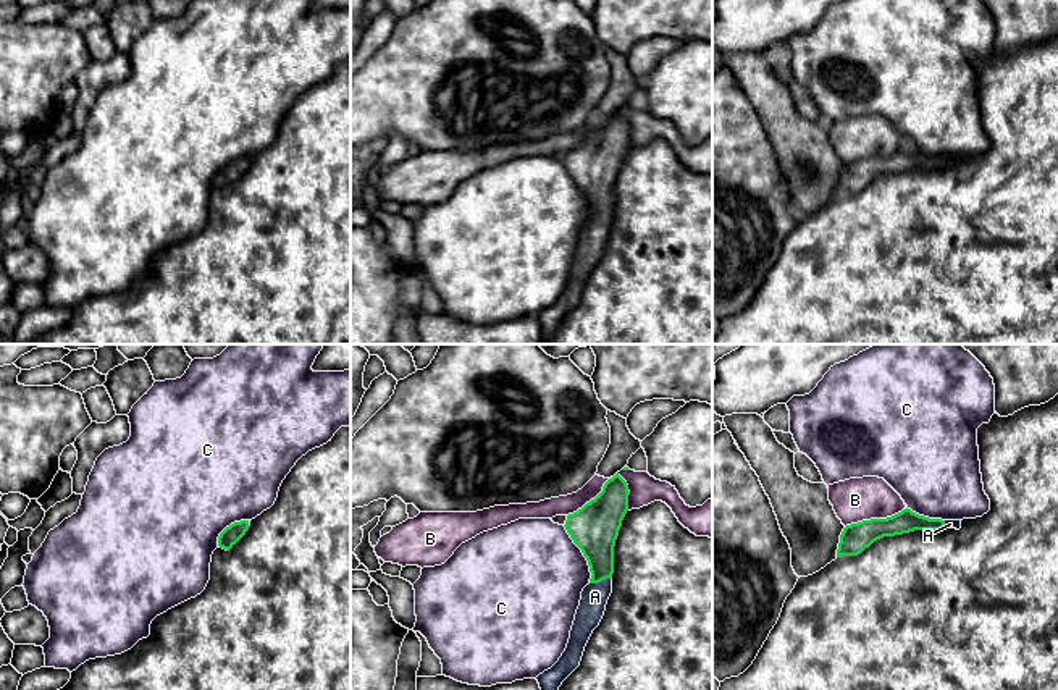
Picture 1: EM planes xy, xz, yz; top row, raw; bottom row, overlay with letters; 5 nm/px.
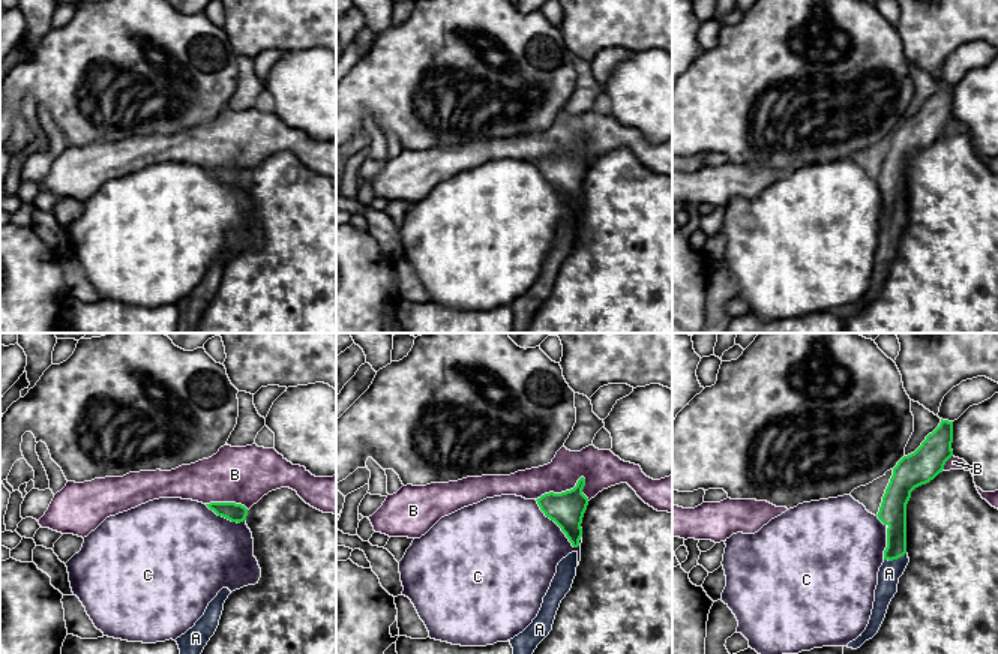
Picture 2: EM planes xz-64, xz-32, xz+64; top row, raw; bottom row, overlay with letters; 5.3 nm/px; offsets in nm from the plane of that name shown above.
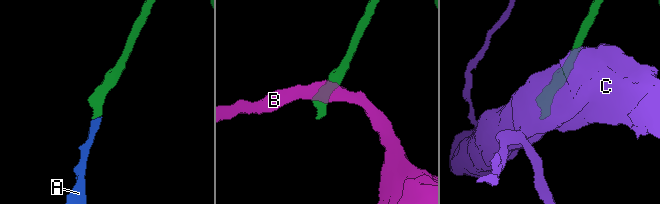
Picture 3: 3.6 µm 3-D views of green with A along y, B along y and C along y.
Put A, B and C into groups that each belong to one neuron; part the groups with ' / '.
A / B / C

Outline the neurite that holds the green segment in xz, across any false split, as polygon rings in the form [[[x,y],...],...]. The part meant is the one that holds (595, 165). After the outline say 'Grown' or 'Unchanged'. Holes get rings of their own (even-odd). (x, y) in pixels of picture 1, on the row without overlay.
[[[619,110],[581,147],[567,154],[565,168],[588,199],[591,217],[581,229],[570,276],[559,299],[536,315],[543,344],[580,304],[585,284],[599,263],[612,231],[614,184],[628,149],[628,123]]]. Grown

